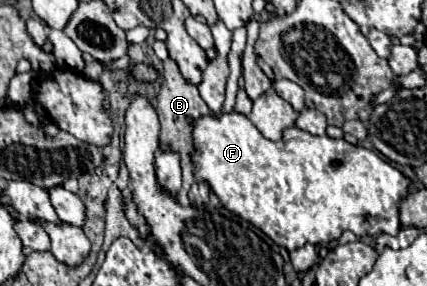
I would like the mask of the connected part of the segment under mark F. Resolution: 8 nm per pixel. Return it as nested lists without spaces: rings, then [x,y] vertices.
[[[245,27],[233,33],[233,45],[229,53],[231,75],[227,81],[227,99],[223,103],[221,117],[201,117],[195,121],[193,141],[195,141],[195,177],[209,183],[209,187],[217,193],[221,203],[235,215],[247,219],[255,227],[259,227],[265,235],[269,235],[277,245],[293,251],[307,243],[321,245],[339,239],[345,231],[353,231],[357,237],[377,237],[381,233],[397,235],[401,229],[399,223],[399,207],[403,199],[409,195],[411,181],[391,167],[385,159],[381,159],[375,151],[351,145],[345,139],[317,137],[301,131],[299,127],[289,127],[283,131],[281,141],[269,141],[261,135],[261,131],[241,113],[235,113],[235,95],[237,95],[237,79],[241,75],[241,55],[245,49],[247,31]]]

